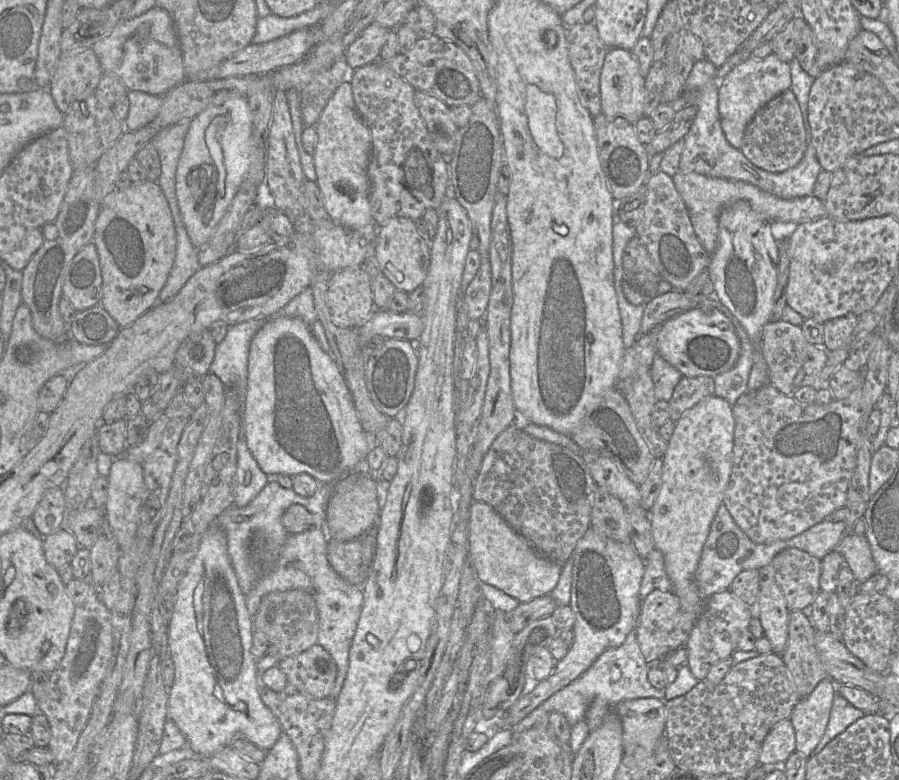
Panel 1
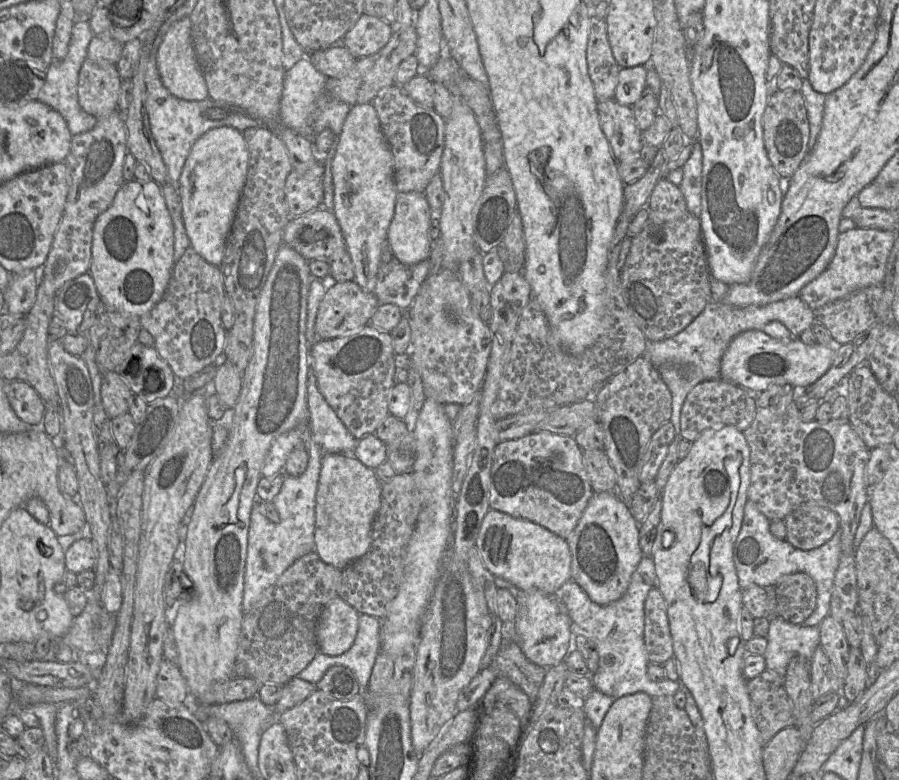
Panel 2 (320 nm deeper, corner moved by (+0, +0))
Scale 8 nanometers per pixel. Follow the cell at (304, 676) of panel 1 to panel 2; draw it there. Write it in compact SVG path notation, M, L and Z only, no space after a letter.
M330 667L315 684L317 689L338 701L346 701L362 692L354 673L347 667Z

